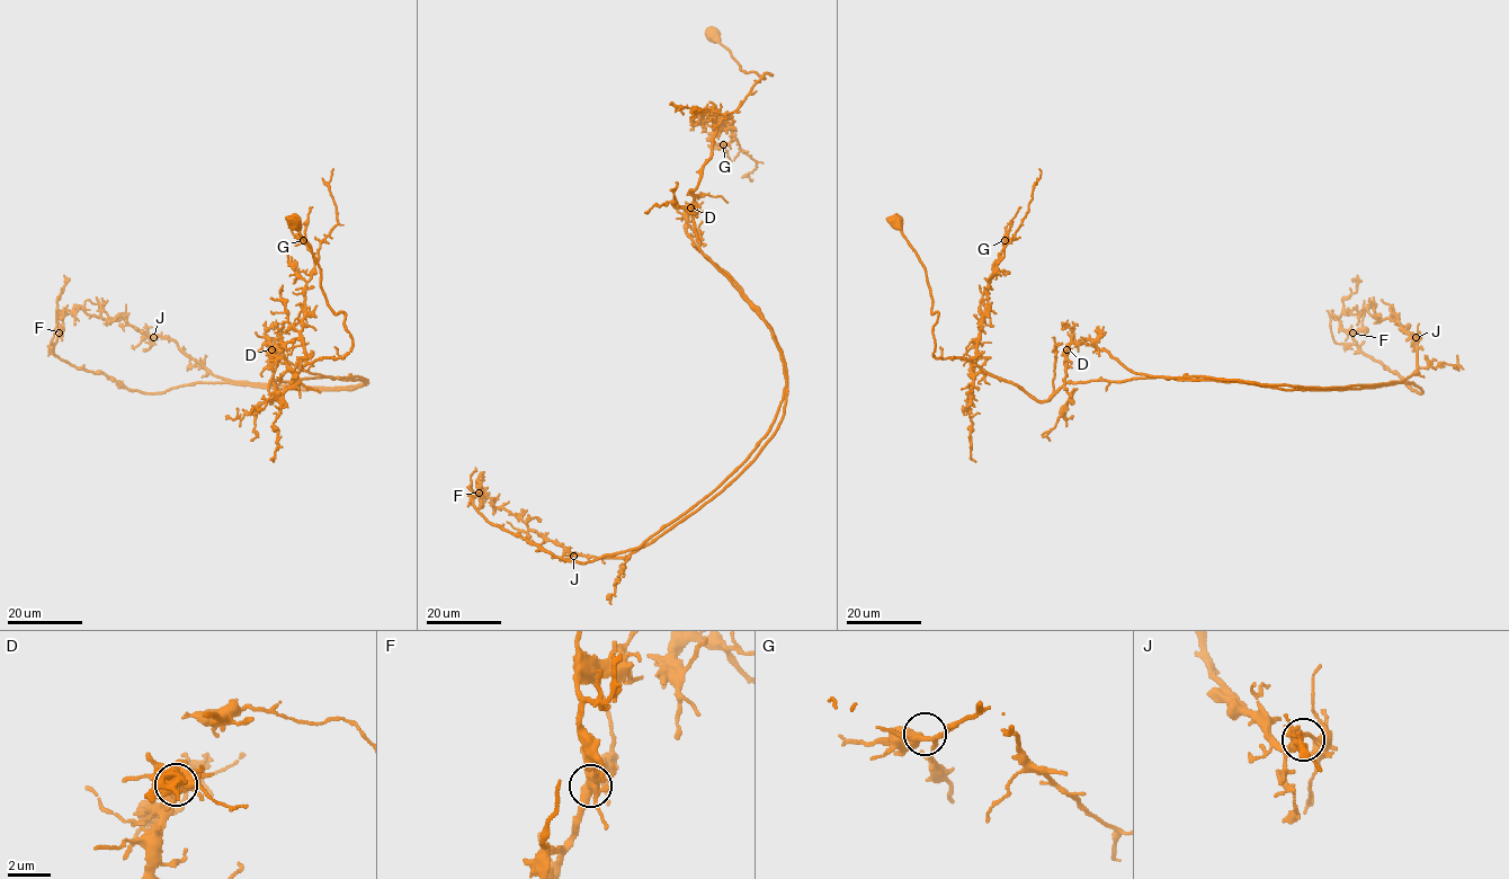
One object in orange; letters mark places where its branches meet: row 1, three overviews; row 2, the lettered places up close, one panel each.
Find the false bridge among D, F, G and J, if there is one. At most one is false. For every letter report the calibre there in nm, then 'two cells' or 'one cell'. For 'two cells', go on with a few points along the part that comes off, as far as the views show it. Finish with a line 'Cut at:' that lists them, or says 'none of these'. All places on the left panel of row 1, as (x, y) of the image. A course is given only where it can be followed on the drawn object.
D: 420 nm | two cells | (270, 348), (309, 373), (367, 381), (321, 388), (235, 382), (123, 318), (76, 308), (74, 325)
F: 400 nm | one cell
G: 320 nm | one cell
J: 360 nm | one cell
Cut at: D

